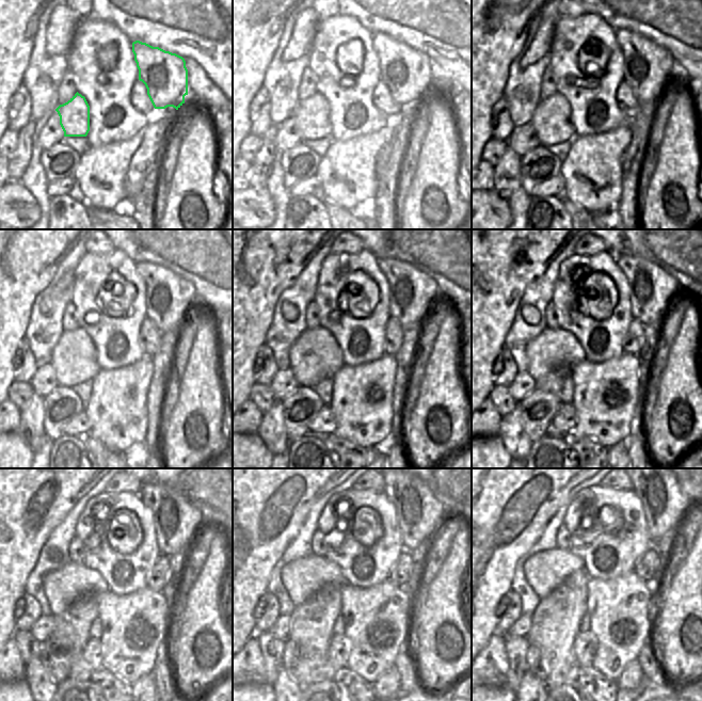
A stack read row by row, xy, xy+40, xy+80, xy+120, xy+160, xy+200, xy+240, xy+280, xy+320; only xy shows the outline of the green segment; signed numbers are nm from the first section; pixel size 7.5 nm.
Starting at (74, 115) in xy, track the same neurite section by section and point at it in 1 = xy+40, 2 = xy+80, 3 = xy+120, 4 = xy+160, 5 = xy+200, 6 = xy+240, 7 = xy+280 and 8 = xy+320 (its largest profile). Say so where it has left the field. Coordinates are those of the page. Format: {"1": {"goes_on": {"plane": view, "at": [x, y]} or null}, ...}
{"1": {"goes_on": {"plane": "xy+40", "at": [312, 114]}}, "2": {"goes_on": {"plane": "xy+80", "at": [551, 120]}}, "3": {"goes_on": {"plane": "xy+120", "at": [74, 357]}}, "4": {"goes_on": {"plane": "xy+160", "at": [316, 355]}}, "5": {"goes_on": {"plane": "xy+200", "at": [554, 348]}}, "6": {"goes_on": {"plane": "xy+240", "at": [63, 587]}}, "7": {"goes_on": {"plane": "xy+280", "at": [302, 577]}}, "8": {"goes_on": {"plane": "xy+320", "at": [546, 570]}}}

